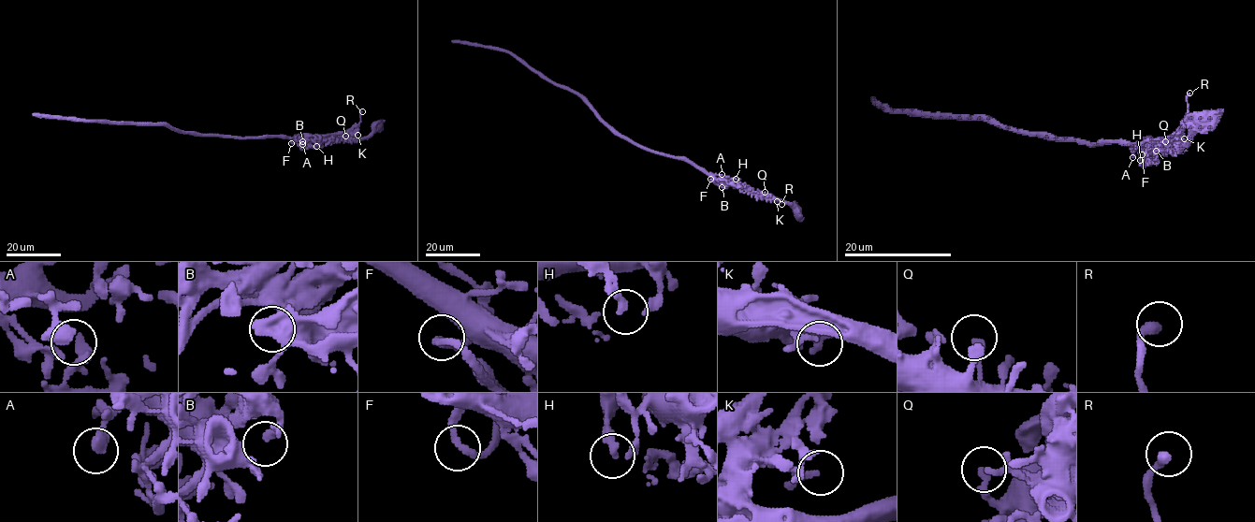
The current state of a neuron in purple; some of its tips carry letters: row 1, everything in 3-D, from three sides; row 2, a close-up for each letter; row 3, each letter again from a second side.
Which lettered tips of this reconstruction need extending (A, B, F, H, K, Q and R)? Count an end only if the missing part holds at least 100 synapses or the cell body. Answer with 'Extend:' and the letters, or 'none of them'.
Extend: none of them

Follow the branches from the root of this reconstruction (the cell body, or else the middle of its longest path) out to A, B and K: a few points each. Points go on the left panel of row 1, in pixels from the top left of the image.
A: (378, 125), (369, 136), (359, 138), (299, 139), (302, 144)
B: (378, 125), (369, 136), (359, 138), (308, 136), (302, 141)
K: (378, 125), (366, 137), (352, 137), (353, 133), (357, 135)

